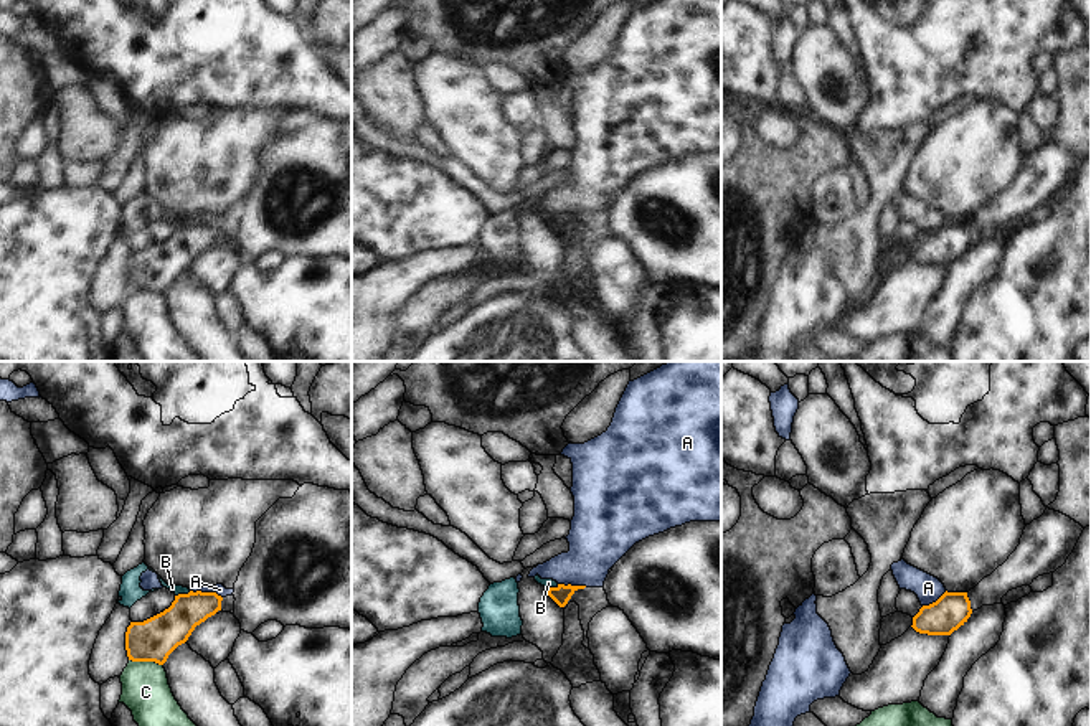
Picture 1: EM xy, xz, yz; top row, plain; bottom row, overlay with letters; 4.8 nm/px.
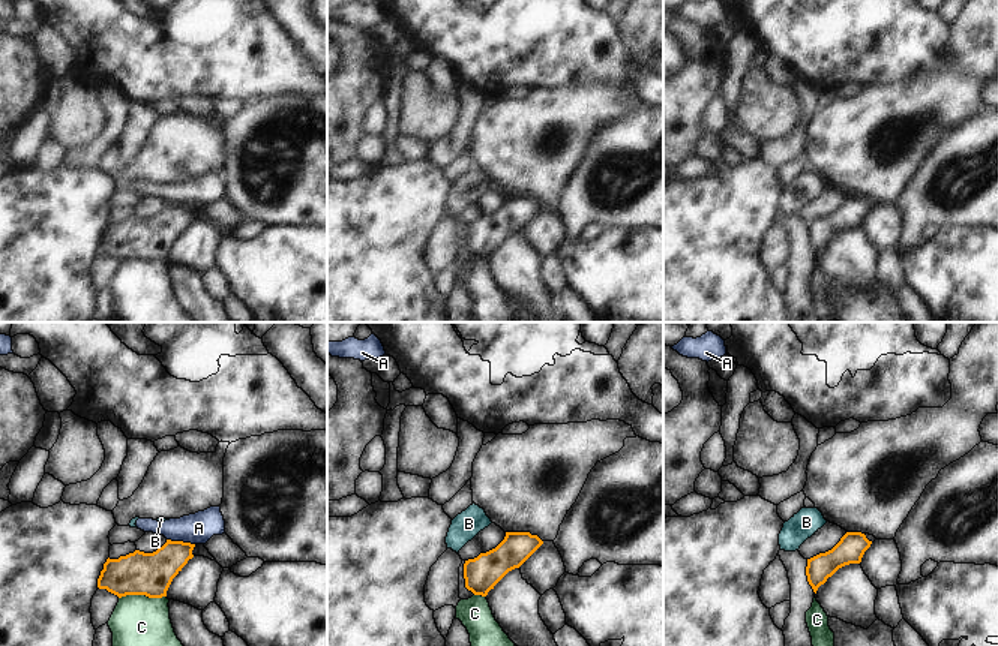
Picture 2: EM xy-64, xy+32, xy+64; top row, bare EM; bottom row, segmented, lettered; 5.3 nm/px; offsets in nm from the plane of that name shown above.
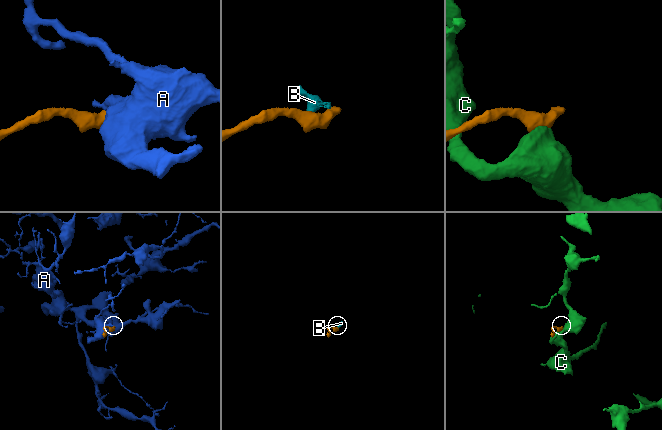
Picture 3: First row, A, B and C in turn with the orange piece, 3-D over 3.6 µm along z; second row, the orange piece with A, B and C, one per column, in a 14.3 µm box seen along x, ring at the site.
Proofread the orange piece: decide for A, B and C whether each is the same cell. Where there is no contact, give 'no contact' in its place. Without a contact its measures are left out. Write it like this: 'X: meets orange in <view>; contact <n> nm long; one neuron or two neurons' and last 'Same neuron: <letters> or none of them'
A: meets orange in xy; contact 160 nm long; two neurons
B: meets orange in xy; contact 80 nm long; two neurons
C: meets orange in xy; contact 170 nm long; two neurons
Same neuron: none of them

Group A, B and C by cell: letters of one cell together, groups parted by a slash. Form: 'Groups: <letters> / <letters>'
Groups: A B / C

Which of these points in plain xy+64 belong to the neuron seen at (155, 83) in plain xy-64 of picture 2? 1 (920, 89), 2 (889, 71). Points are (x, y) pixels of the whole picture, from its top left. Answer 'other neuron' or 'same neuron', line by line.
1: other neuron
2: same neuron

